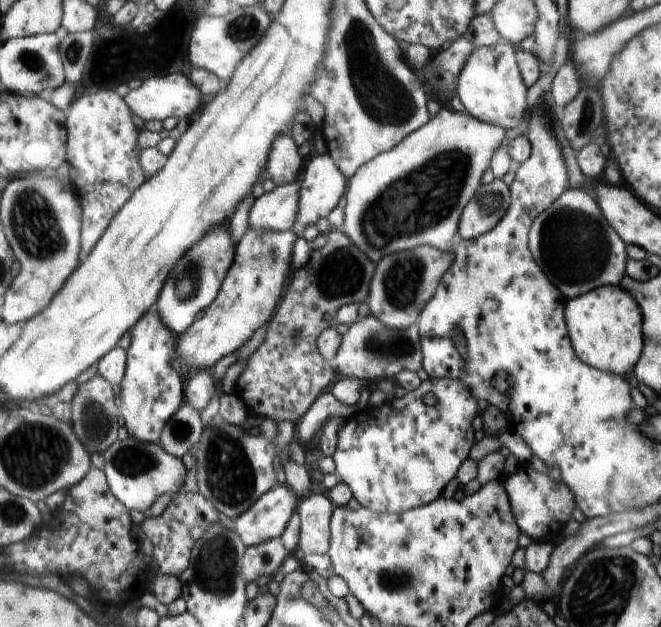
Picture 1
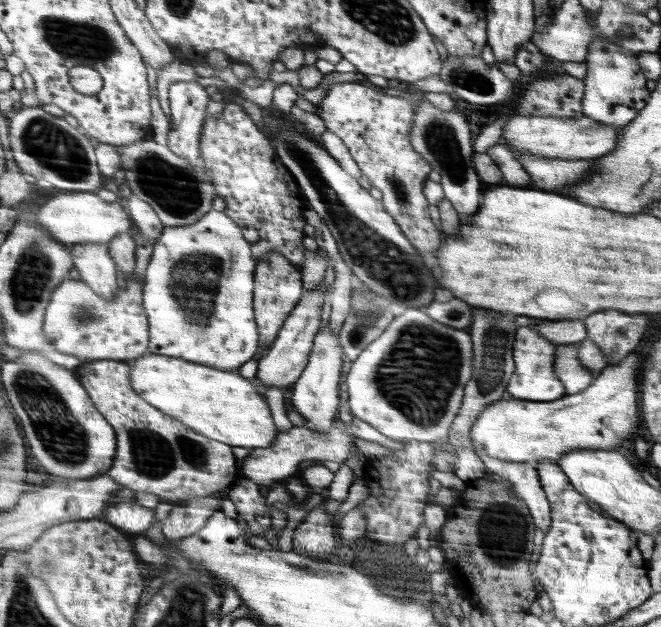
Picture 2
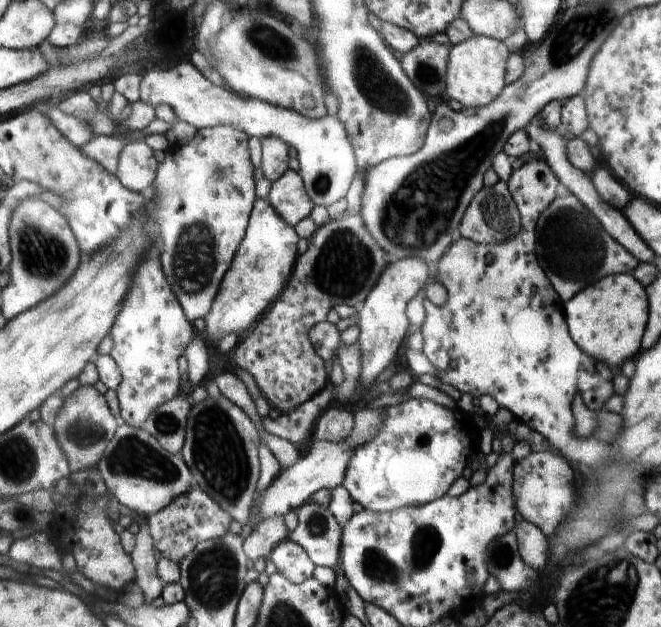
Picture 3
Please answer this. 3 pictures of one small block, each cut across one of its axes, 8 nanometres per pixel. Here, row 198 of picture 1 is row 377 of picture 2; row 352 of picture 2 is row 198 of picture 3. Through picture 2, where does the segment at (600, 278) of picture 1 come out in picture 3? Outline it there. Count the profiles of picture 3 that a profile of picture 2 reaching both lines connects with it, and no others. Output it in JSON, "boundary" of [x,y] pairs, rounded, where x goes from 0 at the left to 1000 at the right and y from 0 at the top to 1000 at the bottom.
{"boundary":[[[849,306],[840,322],[815,341],[815,354],[809,354],[809,418],[855,485],[864,482],[876,463],[894,456],[894,450],[906,450],[906,443],[921,437],[958,437],[967,424],[861,306]]]}

